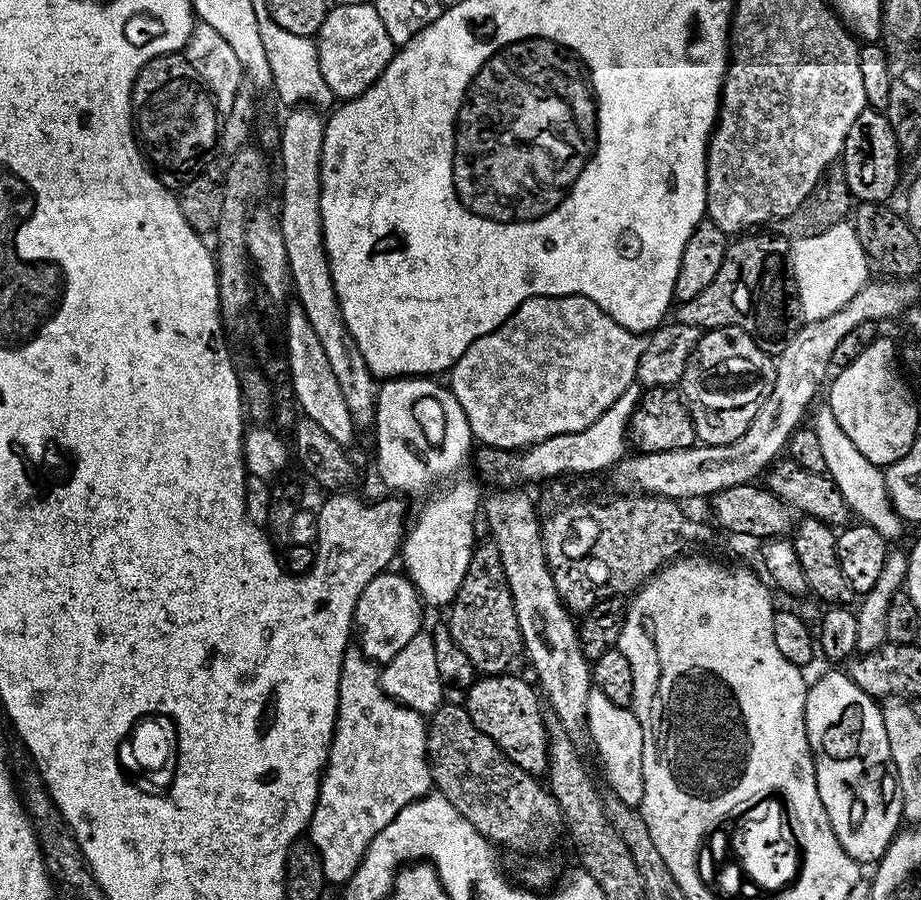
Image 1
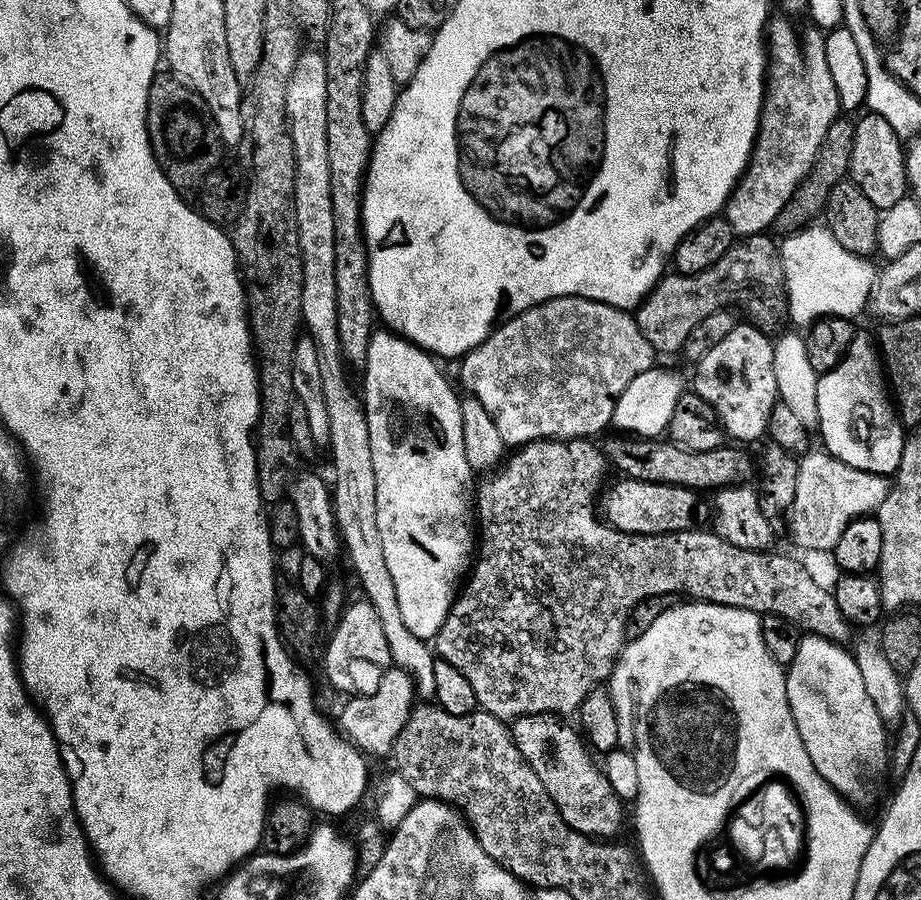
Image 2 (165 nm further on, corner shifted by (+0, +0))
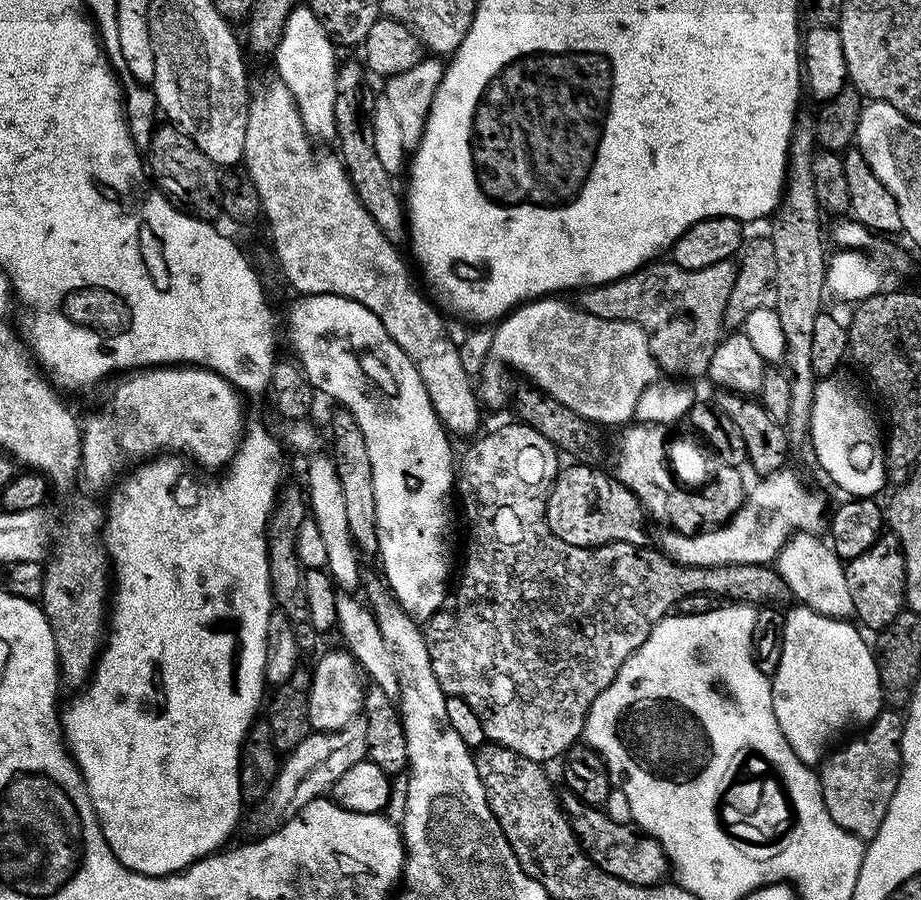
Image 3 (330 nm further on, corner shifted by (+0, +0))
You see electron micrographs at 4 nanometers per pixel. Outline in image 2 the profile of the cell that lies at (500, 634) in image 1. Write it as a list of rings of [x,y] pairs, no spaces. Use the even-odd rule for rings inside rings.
[[[591,439],[535,440],[529,444],[521,444],[501,463],[499,468],[491,474],[485,475],[481,479],[484,480],[481,484],[479,481],[474,492],[474,508],[478,513],[478,551],[475,553],[474,563],[471,565],[466,583],[459,589],[452,608],[448,611],[445,624],[435,636],[434,652],[439,659],[450,662],[450,666],[454,666],[454,670],[460,671],[469,680],[476,695],[476,703],[483,711],[494,714],[505,722],[511,722],[517,716],[529,716],[543,712],[559,714],[564,718],[568,718],[571,712],[572,715],[579,713],[586,694],[590,694],[590,690],[601,687],[611,677],[616,657],[619,656],[620,649],[626,643],[628,617],[632,615],[637,606],[658,594],[679,594],[681,592],[684,595],[681,597],[691,598],[696,602],[745,608],[765,616],[781,616],[790,621],[801,633],[809,636],[821,636],[837,642],[844,642],[844,639],[847,638],[850,625],[838,610],[836,599],[832,597],[831,591],[827,587],[824,589],[792,556],[779,556],[776,550],[766,552],[755,552],[752,548],[742,550],[742,546],[732,546],[718,533],[713,530],[703,532],[699,526],[693,526],[684,532],[667,532],[653,536],[620,532],[612,527],[598,515],[598,497],[602,491],[602,485],[605,483],[604,475],[607,472],[610,472],[610,465],[608,459],[604,457],[604,449]]]

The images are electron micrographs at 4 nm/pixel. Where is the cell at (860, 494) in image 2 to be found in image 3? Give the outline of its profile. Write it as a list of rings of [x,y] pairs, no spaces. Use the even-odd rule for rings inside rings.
[[[785,466],[757,479],[757,484],[747,489],[747,496],[739,511],[731,520],[713,527],[711,530],[701,530],[696,534],[680,534],[673,530],[661,538],[659,549],[671,560],[682,565],[713,568],[719,564],[767,564],[771,565],[785,542],[798,532],[819,533],[820,527],[825,527],[824,500],[816,492],[811,492],[800,481],[800,476],[791,466]]]

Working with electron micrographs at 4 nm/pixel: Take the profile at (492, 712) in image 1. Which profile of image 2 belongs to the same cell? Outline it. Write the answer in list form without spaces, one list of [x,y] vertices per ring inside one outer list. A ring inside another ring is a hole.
[[[550,712],[517,716],[510,727],[512,741],[534,774],[538,774],[538,782],[546,786],[546,794],[550,794],[566,826],[593,838],[619,837],[616,835],[624,824],[625,801],[610,786],[603,767],[592,761],[593,753],[583,735],[573,725],[572,729],[559,715]]]

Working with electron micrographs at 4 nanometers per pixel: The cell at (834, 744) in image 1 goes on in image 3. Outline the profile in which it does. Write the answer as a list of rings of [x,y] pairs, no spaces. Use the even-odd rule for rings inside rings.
[[[796,606],[792,613],[789,611],[785,615],[782,662],[778,662],[776,675],[771,677],[774,718],[778,718],[778,726],[782,726],[782,734],[786,734],[786,742],[790,742],[790,750],[798,754],[803,764],[819,765],[829,751],[828,743],[839,732],[844,732],[847,728],[867,726],[882,711],[885,698],[880,691],[878,666],[873,649],[869,641],[868,644],[864,641],[863,634],[865,635],[855,623],[823,616],[813,608]]]

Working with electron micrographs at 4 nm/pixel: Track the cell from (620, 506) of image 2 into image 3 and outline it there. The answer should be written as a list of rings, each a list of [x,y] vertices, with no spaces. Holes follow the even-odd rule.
[[[572,462],[569,466],[561,467],[552,489],[548,495],[548,505],[546,506],[546,519],[550,530],[562,542],[570,542],[570,546],[582,546],[583,548],[596,548],[600,544],[638,544],[643,545],[644,540],[644,520],[646,513],[638,498],[622,482],[613,478],[606,471],[599,472],[596,468],[591,468],[584,462]]]

